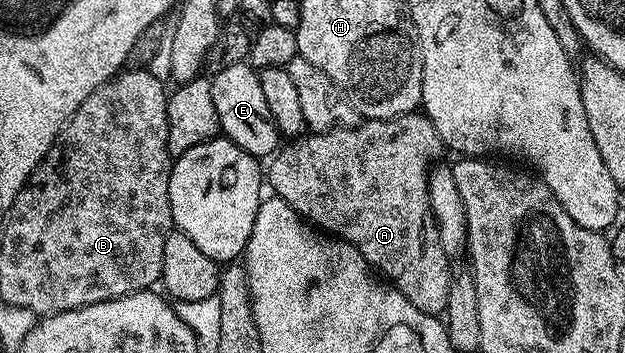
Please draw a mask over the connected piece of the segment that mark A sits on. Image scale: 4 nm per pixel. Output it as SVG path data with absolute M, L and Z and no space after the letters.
M424 113L401 114L397 118L370 118L357 126L306 133L289 144L286 150L278 149L268 163L267 182L273 185L272 193L291 204L293 211L306 222L342 238L344 242L352 242L374 271L388 279L396 290L403 292L415 308L441 316L444 315L447 292L451 288L451 259L439 244L439 232L427 194L429 172L440 159L437 157L441 150L443 143L439 132L435 132L433 121Z

